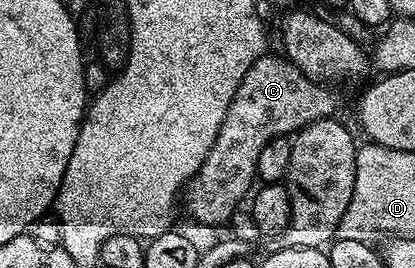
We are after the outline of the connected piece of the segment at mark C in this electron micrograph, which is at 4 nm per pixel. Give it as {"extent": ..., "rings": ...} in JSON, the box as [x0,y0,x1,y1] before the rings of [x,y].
{"extent":[183,52,338,226],"rings":[[[266,52],[257,58],[255,64],[251,64],[251,68],[247,68],[247,76],[243,76],[227,112],[221,119],[217,139],[207,160],[203,160],[199,172],[183,191],[183,210],[185,206],[186,212],[195,221],[202,222],[205,226],[217,226],[220,222],[227,221],[236,212],[237,205],[244,200],[245,193],[247,193],[247,198],[250,191],[254,189],[253,182],[255,183],[257,178],[259,152],[263,152],[263,148],[272,138],[292,136],[307,124],[311,124],[315,120],[332,118],[338,113],[336,111],[337,98],[325,86],[328,85],[324,81],[309,78],[294,62],[284,56],[276,58],[272,52]]]}

